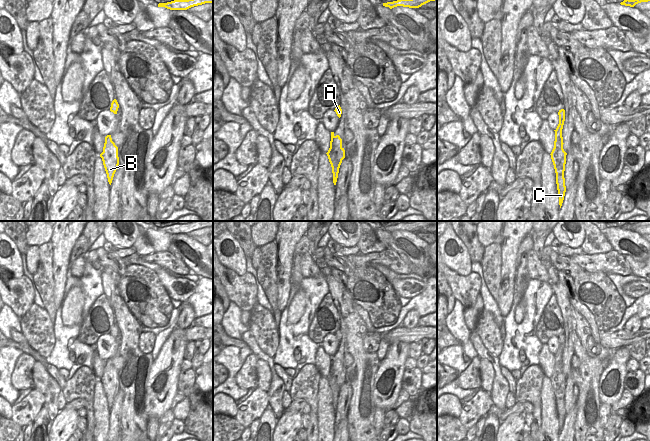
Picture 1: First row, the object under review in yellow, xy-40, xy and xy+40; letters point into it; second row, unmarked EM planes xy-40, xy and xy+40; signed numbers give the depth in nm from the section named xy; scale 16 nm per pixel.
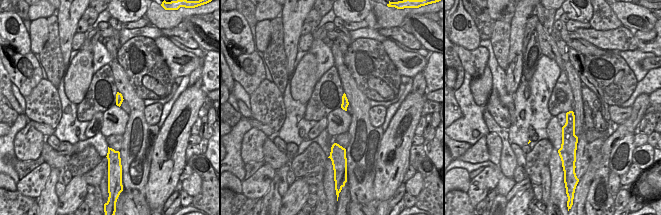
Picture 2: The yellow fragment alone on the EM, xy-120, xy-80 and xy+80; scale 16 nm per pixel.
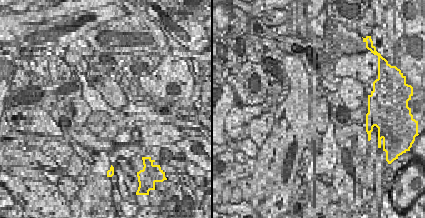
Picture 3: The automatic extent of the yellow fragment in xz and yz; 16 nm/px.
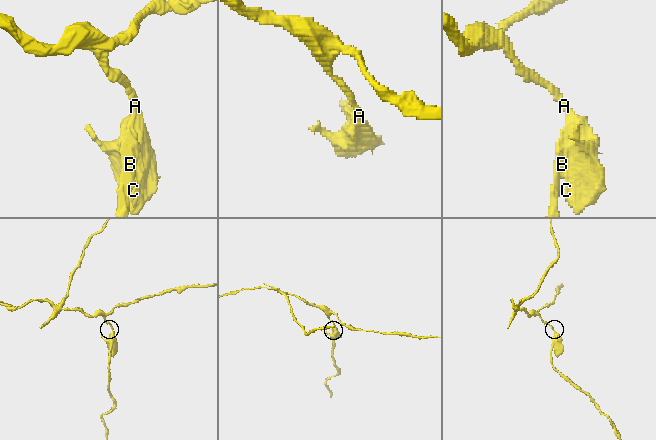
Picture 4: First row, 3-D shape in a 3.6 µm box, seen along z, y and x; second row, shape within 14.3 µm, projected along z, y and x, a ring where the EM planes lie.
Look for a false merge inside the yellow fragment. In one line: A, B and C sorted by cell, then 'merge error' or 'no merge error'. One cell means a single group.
A C / B; merge error

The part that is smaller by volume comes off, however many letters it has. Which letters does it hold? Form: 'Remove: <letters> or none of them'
Remove: B

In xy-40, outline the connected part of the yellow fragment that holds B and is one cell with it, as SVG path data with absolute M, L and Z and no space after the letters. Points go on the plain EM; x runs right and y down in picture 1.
M111 359L105 361L103 376L100 378L107 398L108 406L111 409L114 398L119 389L118 371L112 365Z

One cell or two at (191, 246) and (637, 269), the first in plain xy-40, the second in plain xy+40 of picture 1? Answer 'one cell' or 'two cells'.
two cells

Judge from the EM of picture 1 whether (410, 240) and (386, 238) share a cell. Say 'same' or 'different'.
different

